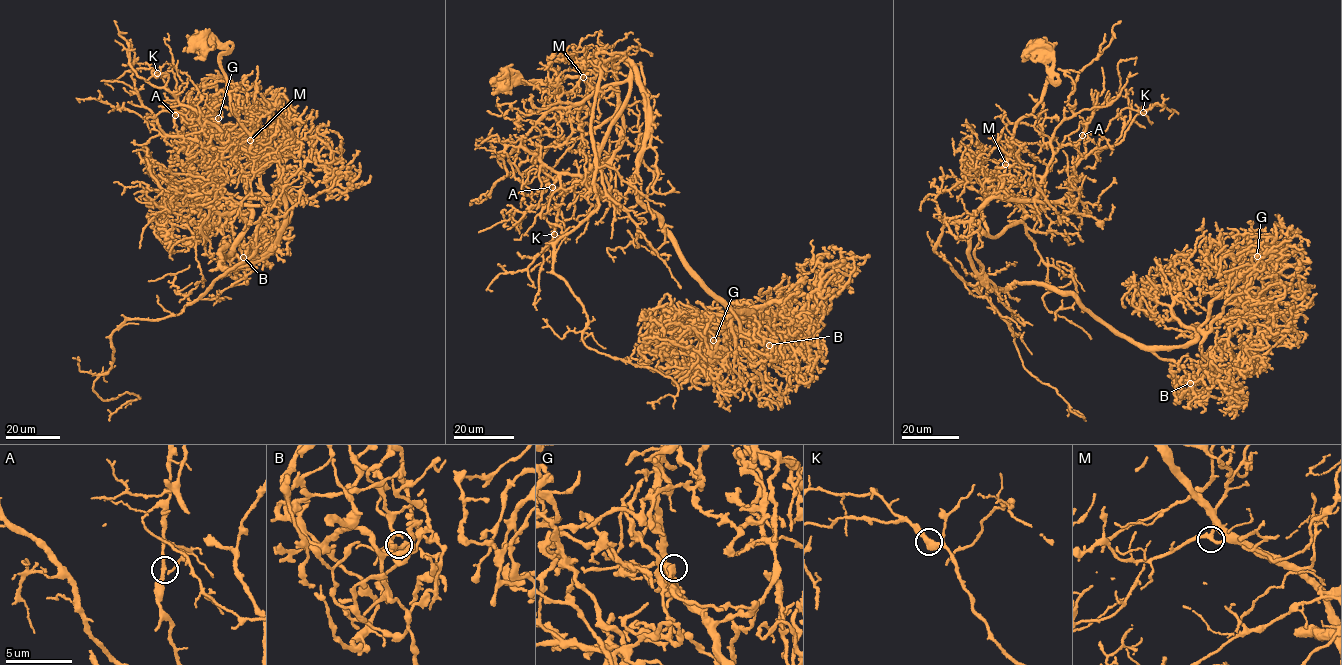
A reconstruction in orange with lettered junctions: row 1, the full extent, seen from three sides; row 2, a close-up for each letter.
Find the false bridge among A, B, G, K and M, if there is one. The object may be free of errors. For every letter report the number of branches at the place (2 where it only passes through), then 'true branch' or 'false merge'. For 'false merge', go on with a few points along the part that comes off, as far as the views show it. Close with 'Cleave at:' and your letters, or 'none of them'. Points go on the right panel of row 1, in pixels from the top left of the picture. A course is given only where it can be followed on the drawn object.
A: branches 2; true branch
B: branches 2; true branch
G: branches 3; true branch
K: branches 2; true branch
M: branches 2; true branch
Cleave at: none of them

